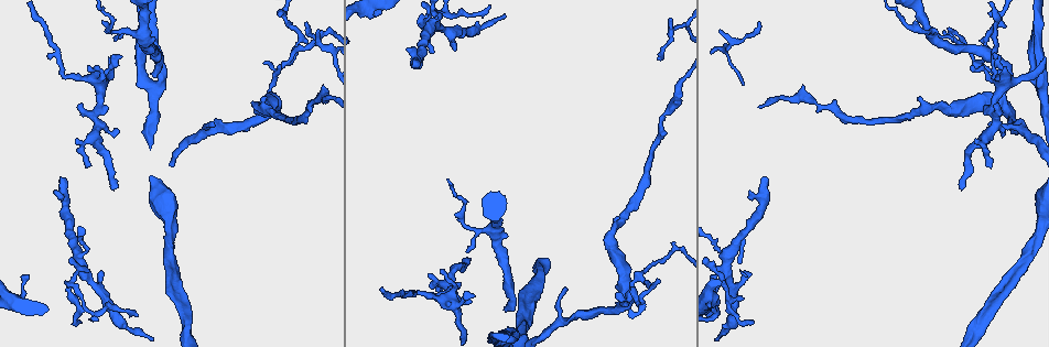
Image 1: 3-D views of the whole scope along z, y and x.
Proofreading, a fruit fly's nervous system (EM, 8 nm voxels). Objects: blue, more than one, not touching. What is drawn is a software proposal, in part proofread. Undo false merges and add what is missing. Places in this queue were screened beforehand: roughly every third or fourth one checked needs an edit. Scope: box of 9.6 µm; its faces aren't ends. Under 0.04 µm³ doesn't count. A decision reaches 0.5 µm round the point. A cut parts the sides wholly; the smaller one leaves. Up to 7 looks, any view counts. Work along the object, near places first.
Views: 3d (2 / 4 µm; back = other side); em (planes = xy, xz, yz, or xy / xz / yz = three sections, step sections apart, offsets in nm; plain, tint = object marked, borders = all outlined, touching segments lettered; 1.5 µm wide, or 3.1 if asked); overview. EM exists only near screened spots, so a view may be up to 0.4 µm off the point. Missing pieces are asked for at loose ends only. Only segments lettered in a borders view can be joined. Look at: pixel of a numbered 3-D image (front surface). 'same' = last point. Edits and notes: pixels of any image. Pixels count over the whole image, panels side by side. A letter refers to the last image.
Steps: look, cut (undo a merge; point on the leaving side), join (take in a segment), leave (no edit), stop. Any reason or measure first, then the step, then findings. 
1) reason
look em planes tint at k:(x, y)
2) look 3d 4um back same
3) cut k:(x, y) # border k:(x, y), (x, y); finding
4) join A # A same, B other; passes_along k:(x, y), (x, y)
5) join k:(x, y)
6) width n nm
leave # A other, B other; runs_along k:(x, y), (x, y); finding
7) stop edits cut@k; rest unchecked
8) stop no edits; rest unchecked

branch stops here
look 3d 4um at 1:(76, 138)

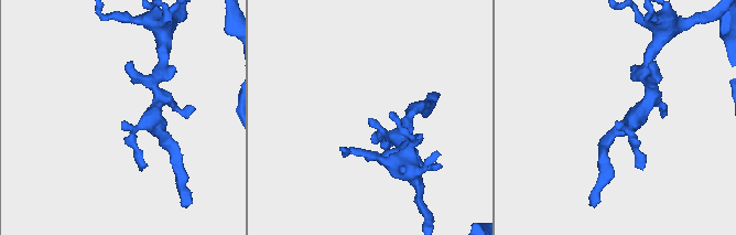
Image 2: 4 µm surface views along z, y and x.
now the EM
look em planes borders at 2:(615, 121)

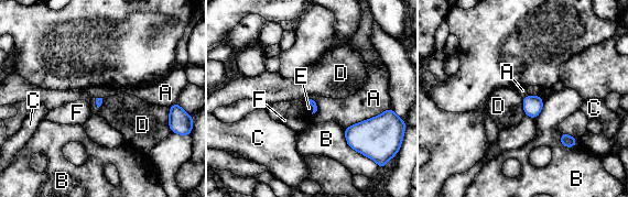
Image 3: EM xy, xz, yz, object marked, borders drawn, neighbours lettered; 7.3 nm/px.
leave # A other, B other, C other, D other, E other, F other; border 3:(388, 108), (344, 129); no lettered segment goes on from it

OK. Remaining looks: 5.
an open end
look em planes borders at 1:(962, 188)

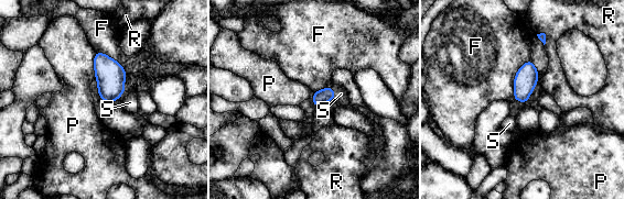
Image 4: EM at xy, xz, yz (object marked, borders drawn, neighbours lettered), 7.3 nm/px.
join S # F other, P other, R other, S same; passes_along 4:(321, 97), (334, 94), (341, 94); the cell continues

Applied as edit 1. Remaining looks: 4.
abrupt turn
look 3d 4um at 1:(422, 19)

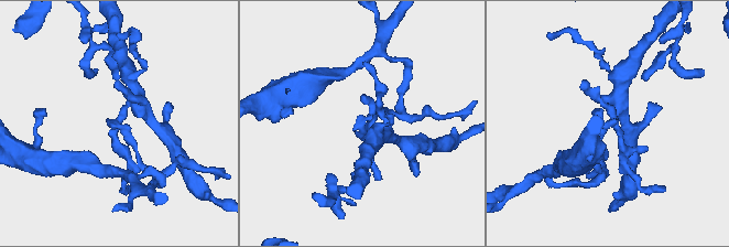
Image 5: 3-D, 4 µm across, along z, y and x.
look em planes borders at 5:(608, 124)

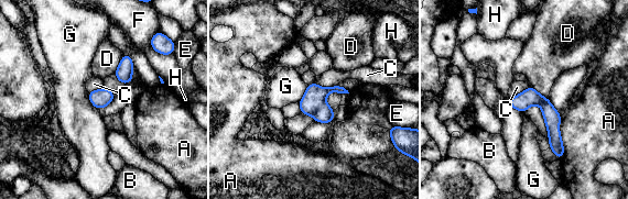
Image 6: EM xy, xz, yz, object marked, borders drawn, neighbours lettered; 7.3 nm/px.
cut 6:(315, 96) # A other, B other, C other, D other, E other, F other, G other, H other; border 6:(324, 101), (312, 114); a second cell is stuck on

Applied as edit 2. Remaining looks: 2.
stop edits join@4, cut@6; rest unchecked

